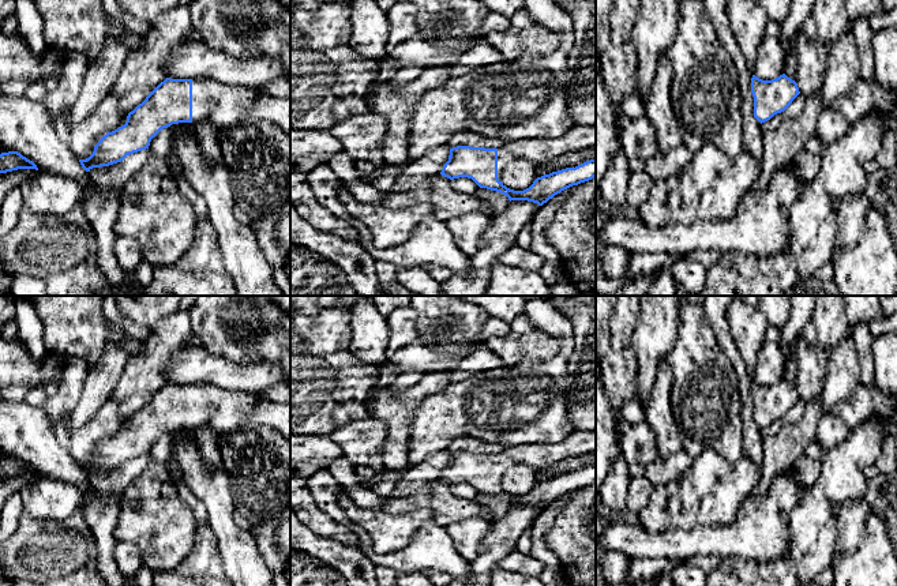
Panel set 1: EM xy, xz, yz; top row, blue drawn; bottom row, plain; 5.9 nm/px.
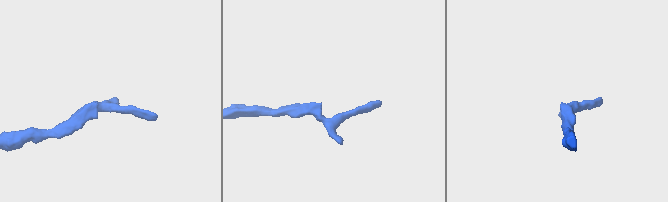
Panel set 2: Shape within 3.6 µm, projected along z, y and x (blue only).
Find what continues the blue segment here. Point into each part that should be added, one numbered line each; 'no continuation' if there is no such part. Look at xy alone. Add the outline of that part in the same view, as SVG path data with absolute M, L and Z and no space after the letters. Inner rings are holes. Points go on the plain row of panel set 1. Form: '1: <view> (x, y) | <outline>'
1: xy (225, 410) | M210 383L192 384L192 428L210 425L229 433L240 431L252 410L263 403L258 392L228 391Z

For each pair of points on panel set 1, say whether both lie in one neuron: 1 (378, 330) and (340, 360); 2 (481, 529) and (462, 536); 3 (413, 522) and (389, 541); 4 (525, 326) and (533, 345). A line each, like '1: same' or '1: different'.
1: different
2: same
3: same
4: different

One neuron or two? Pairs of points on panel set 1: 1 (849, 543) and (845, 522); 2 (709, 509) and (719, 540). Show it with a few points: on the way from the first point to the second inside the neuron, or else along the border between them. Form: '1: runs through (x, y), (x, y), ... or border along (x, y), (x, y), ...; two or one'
1: runs through (849, 537), (849, 528); one
2: border along (739, 506), (731, 522), (694, 526), (683, 532); two

